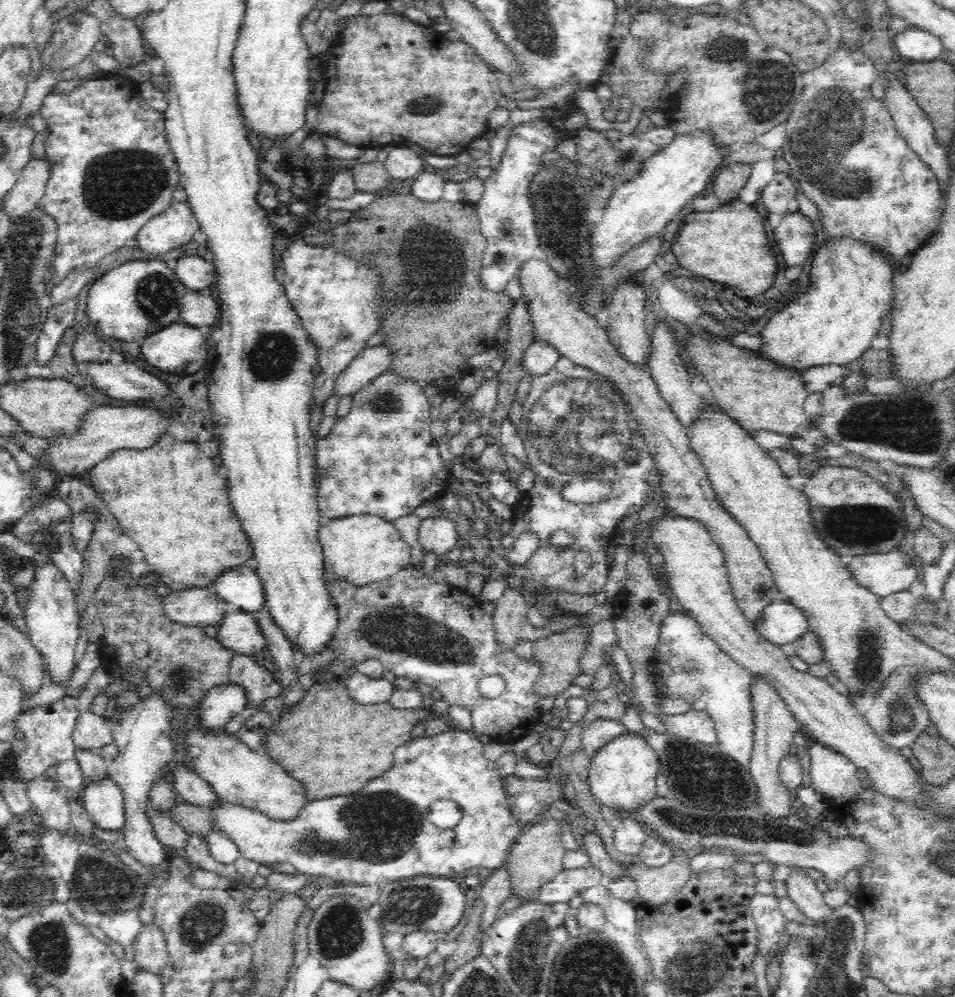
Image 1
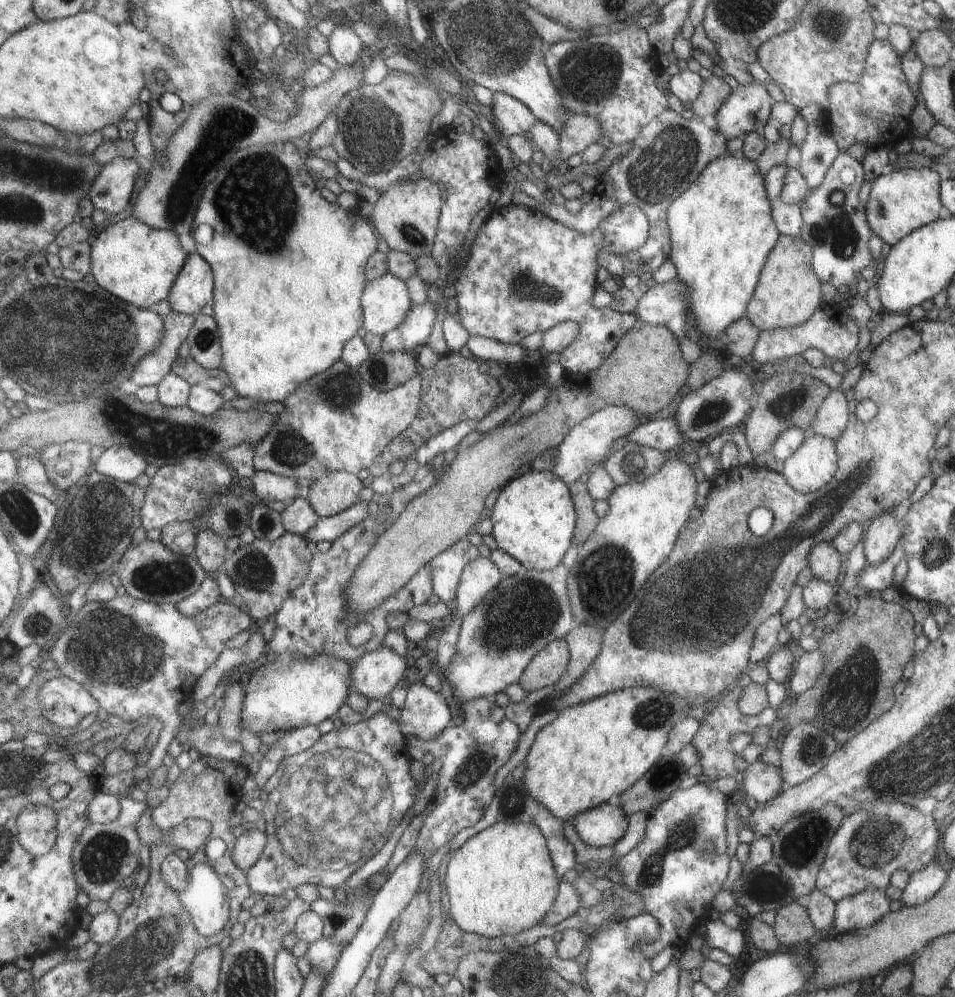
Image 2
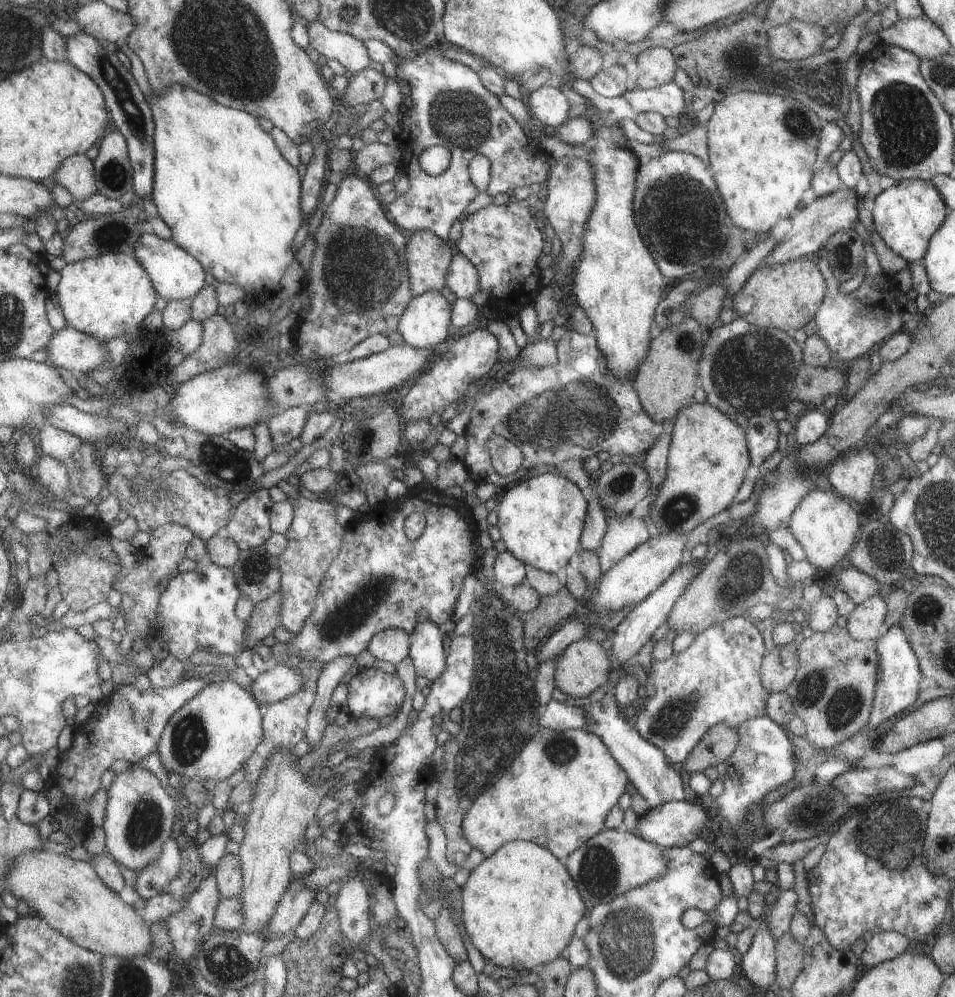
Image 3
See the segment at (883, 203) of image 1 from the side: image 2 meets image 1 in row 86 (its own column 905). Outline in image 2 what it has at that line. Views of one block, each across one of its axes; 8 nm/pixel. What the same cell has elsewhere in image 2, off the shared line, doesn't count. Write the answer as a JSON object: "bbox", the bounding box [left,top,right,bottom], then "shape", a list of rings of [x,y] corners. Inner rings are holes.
{"bbox":[814,801,939,903],"shape":[[[876,801],[864,802],[857,810],[842,818],[825,847],[824,860],[817,871],[814,888],[836,903],[842,898],[863,889],[883,891],[889,884],[889,877],[895,870],[905,870],[909,875],[935,861],[939,844],[939,823],[930,815],[922,815],[917,809],[907,808],[904,803]]]}

